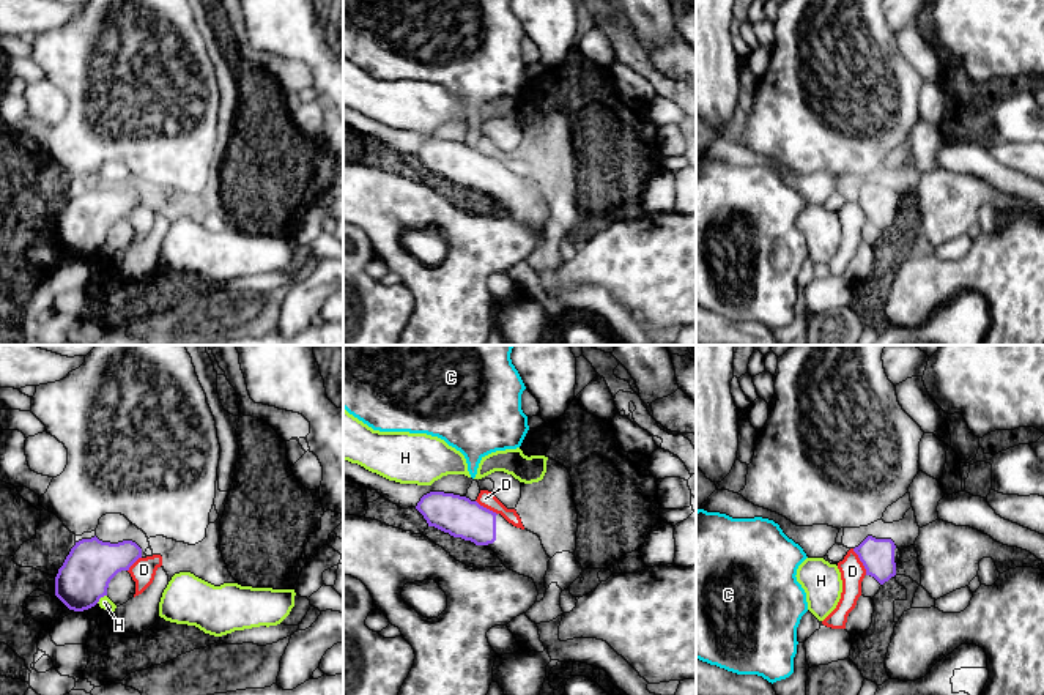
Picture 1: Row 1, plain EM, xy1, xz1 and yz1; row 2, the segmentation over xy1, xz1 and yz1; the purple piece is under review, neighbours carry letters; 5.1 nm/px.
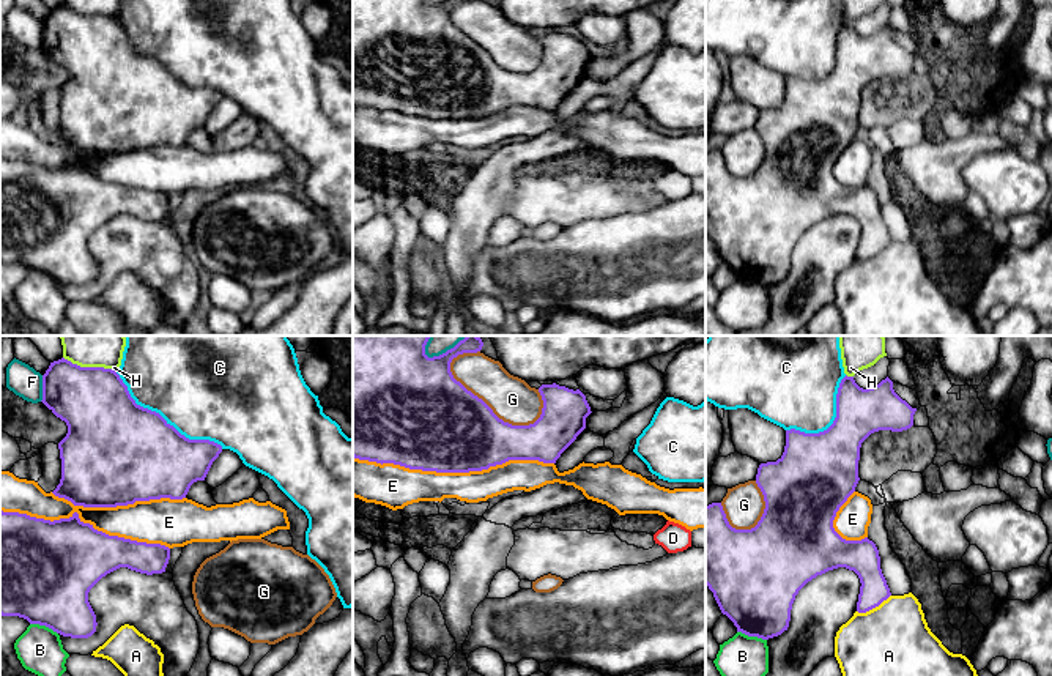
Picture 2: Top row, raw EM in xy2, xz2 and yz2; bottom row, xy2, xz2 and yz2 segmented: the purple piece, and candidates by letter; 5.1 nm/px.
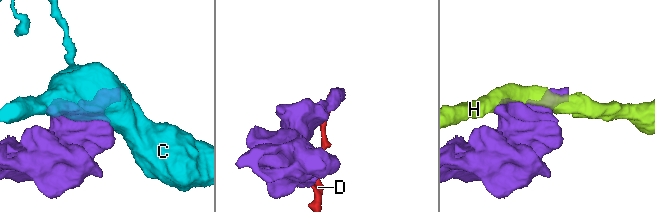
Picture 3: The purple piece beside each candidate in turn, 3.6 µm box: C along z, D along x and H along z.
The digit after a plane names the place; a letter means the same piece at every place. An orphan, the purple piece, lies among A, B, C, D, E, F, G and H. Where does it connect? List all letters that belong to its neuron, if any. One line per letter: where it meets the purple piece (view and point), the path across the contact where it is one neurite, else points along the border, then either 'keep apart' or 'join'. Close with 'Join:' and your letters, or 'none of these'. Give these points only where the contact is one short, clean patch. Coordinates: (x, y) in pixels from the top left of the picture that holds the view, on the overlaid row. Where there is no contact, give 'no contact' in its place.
A: contact yz2 (873, 607); keep apart
B: contact yz2 (751, 635); keep apart
C: contact xy2 (162, 418); keep apart
D: contact yz1 (860, 560); border yz1 (852, 549), (866, 574); keep apart
E: contact xz2 (454, 471); keep apart
F: contact xy2 (43, 388); keep apart
G: contact xz2 (488, 407); keep apart
H: contact xy2 (90, 367); keep apart
Join: none of these

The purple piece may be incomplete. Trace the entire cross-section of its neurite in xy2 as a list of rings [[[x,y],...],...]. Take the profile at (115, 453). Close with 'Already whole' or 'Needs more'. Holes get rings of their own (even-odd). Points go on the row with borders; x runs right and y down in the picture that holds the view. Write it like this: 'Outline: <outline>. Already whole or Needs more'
Outline: [[[61,358],[43,375],[43,400],[66,422],[68,433],[58,443],[61,479],[52,492],[83,507],[117,507],[150,500],[183,500],[191,485],[205,481],[222,446],[209,440],[189,440],[159,413],[131,397],[117,370],[80,367]]]. Already whole

